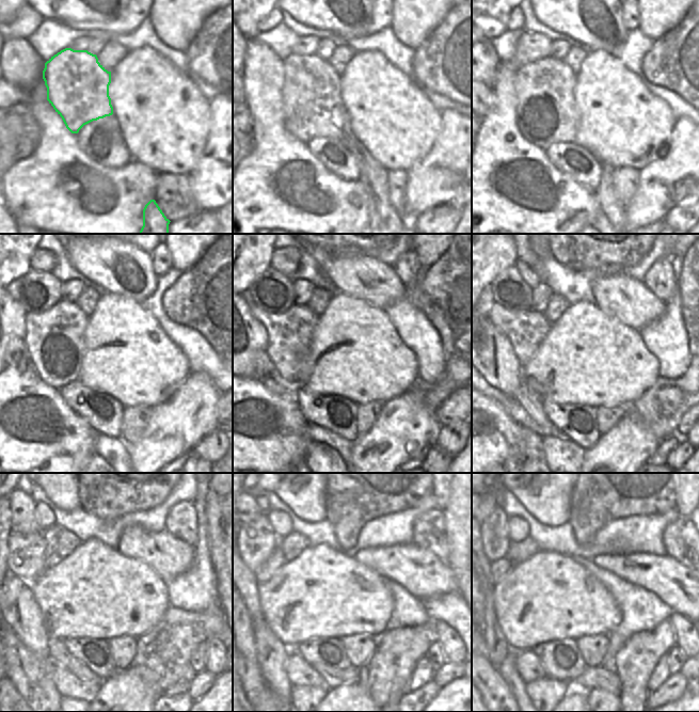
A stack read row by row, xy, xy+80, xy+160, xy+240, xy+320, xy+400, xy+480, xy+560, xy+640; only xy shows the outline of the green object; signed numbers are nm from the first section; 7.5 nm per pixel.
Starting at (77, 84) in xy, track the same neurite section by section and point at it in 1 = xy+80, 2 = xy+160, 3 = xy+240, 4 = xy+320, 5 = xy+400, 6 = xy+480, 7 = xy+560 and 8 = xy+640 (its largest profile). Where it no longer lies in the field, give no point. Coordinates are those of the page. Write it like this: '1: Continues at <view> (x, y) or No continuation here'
1: Continues at xy+80 (313, 108)
2: Continues at xy+160 (546, 113)
3: Continues at xy+240 (54, 338)
4: Continues at xy+320 (290, 333)
5: Continues at xy+400 (525, 330)
6: Continues at xy+480 (27, 560)
7: Continues at xy+560 (256, 541)
8: Continues at xy+640 (494, 529)

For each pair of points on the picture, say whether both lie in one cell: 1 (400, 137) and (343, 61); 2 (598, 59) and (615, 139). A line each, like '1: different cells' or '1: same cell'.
1: different cells
2: same cell

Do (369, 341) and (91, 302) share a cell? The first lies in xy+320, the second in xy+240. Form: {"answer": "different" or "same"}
{"answer": "different"}

